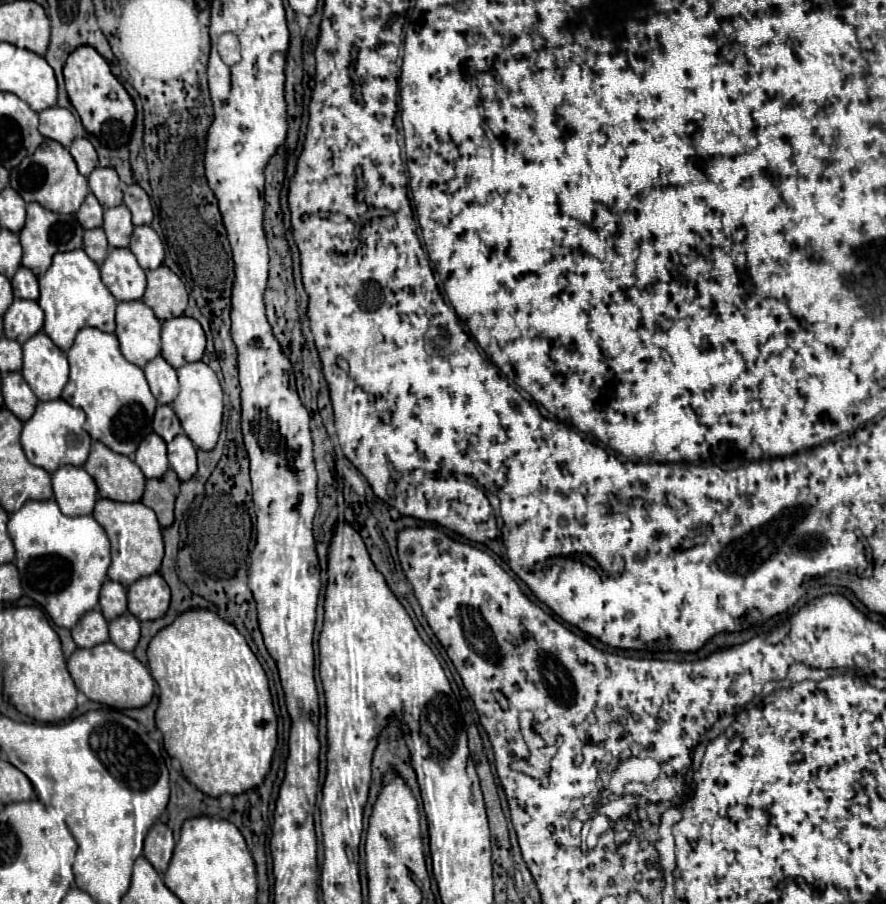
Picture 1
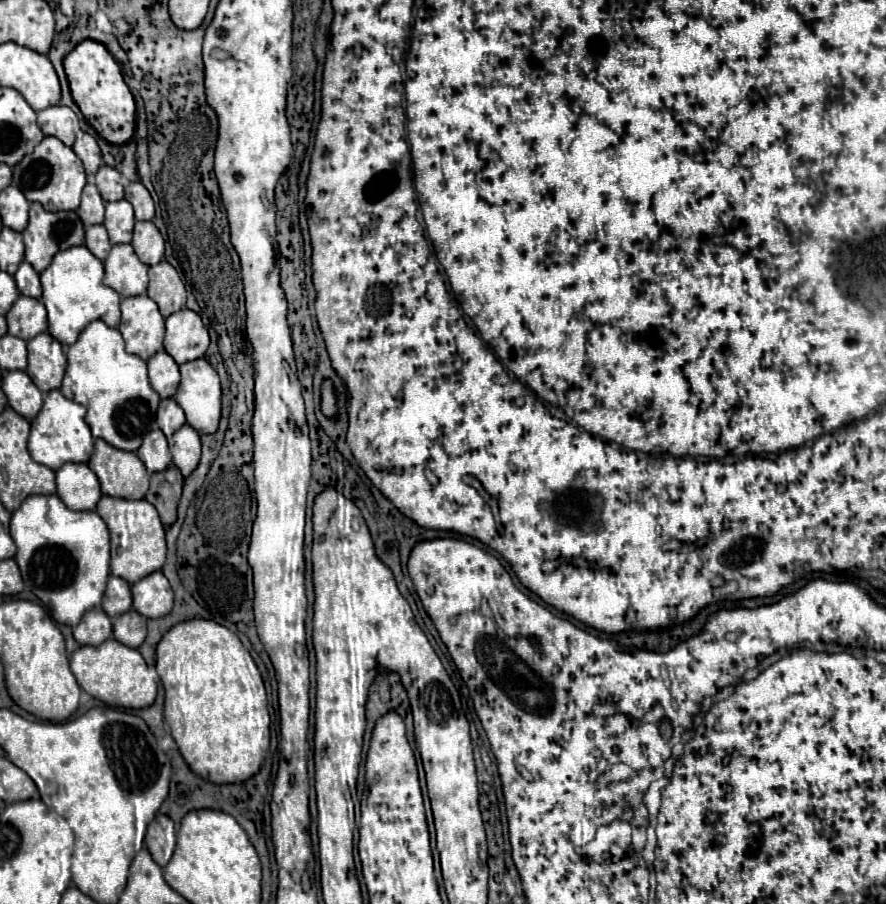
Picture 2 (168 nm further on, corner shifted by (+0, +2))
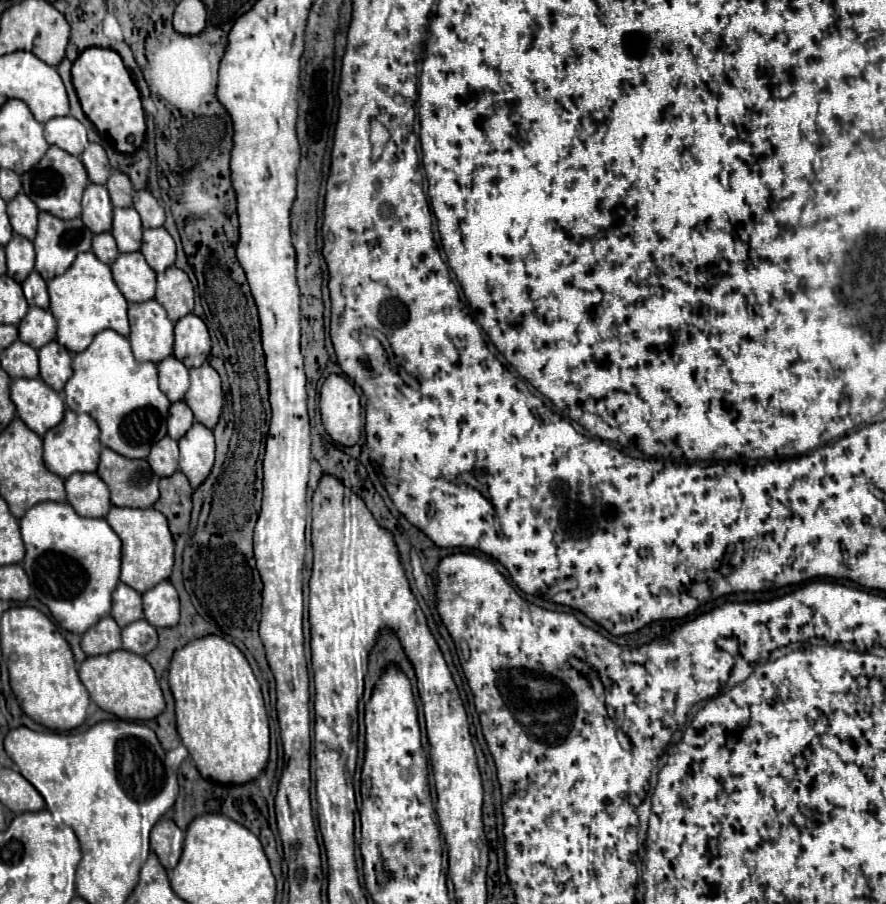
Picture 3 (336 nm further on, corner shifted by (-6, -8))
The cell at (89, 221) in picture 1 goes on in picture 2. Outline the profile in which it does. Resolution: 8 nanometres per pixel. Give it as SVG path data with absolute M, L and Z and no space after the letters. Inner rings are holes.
M89 182L85 186L77 214L85 226L103 224L103 200L101 200L101 194L93 182Z

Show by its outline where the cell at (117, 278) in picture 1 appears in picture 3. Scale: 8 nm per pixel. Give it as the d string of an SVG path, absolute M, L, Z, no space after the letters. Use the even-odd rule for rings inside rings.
M141 252L119 254L111 266L113 280L127 302L145 302L155 298L155 272Z

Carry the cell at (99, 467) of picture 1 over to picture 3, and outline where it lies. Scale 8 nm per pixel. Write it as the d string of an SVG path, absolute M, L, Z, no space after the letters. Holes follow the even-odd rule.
M103 448L97 474L109 486L115 506L151 508L159 498L159 476L153 474L147 460L129 460Z

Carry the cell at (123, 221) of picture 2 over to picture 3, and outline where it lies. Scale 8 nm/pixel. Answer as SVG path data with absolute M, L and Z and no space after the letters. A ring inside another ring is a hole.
M115 208L115 218L113 218L113 238L117 240L119 252L137 252L141 248L141 218L133 208Z

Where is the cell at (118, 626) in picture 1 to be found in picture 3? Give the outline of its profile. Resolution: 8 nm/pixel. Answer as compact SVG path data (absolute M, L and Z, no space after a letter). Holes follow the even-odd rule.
M137 620L125 626L121 634L123 634L123 648L133 654L145 656L157 646L157 630L147 620Z

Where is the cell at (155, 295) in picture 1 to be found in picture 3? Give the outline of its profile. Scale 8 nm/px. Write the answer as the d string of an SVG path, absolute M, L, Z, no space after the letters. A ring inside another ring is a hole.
M171 266L165 272L157 274L155 300L163 304L171 322L177 322L185 314L193 312L193 296L195 296L193 284L183 270Z

